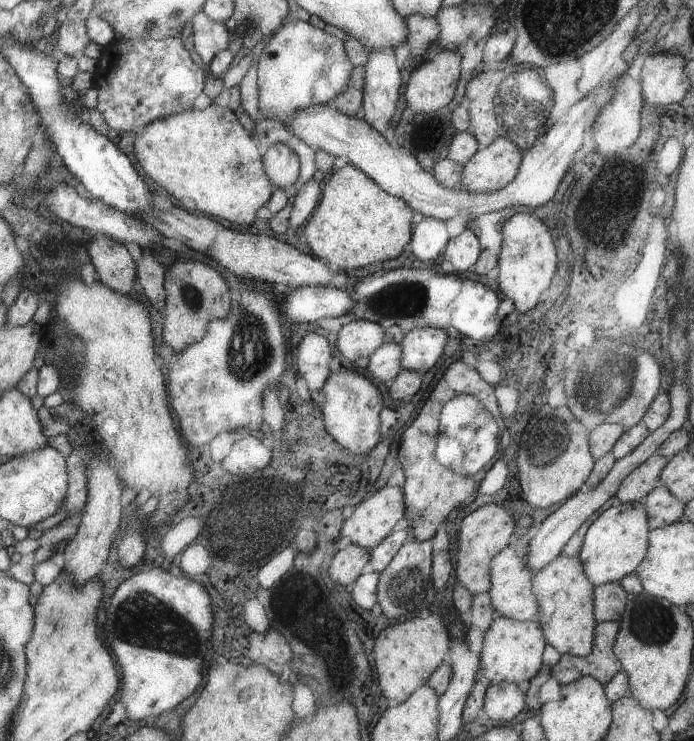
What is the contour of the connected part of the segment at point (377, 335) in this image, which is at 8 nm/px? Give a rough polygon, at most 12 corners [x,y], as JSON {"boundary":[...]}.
{"boundary":[[351,318],[337,332],[349,358],[371,358],[387,342],[387,328]]}

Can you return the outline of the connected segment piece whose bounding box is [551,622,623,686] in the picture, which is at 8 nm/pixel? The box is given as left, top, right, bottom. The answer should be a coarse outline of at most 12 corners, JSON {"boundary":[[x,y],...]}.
{"boundary":[[621,622],[595,624],[593,652],[561,656],[551,678],[561,686],[591,676],[611,682],[623,668],[613,644]]}

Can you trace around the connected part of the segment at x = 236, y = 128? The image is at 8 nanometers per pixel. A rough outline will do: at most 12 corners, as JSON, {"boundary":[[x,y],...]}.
{"boundary":[[213,104],[135,140],[149,180],[253,224],[277,188],[263,146]]}

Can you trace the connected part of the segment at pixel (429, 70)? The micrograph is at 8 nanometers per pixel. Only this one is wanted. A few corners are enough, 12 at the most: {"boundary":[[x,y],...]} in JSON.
{"boundary":[[431,54],[407,78],[407,106],[417,114],[457,96],[461,54]]}

